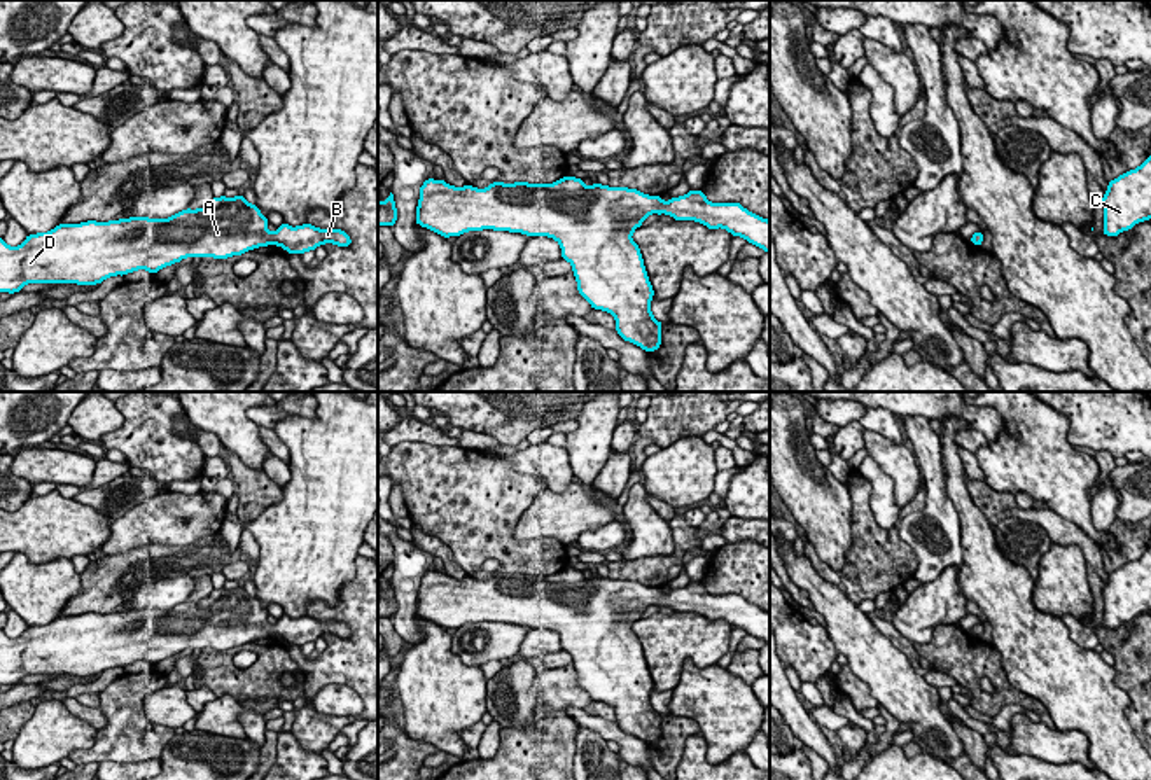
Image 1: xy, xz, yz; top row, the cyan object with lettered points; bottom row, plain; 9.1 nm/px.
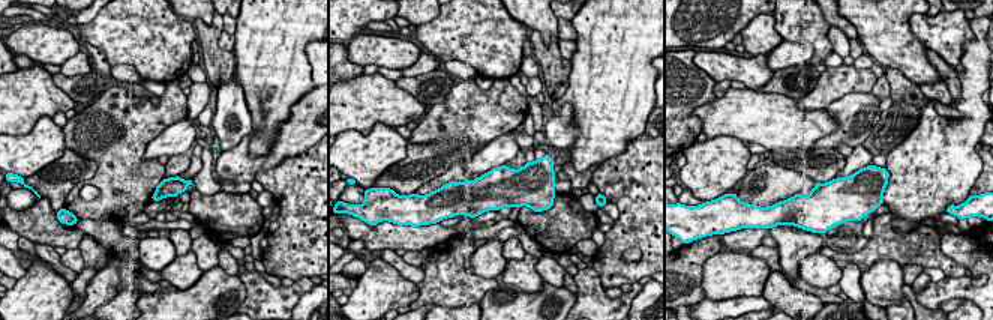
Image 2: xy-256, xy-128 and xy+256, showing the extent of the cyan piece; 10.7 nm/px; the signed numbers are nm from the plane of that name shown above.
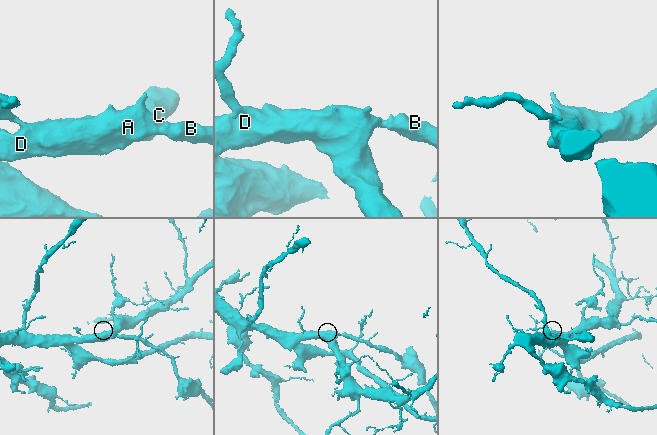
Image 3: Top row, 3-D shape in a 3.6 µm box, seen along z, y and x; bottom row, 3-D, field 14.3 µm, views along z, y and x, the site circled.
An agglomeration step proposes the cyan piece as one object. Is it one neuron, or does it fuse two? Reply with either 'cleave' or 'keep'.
keep

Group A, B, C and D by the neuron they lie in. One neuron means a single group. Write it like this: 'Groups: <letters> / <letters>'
Groups: A B C D

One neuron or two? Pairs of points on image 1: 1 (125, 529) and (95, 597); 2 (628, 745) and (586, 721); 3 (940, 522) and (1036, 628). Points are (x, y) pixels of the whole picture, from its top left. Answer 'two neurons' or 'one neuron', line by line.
1: two neurons
2: one neuron
3: two neurons

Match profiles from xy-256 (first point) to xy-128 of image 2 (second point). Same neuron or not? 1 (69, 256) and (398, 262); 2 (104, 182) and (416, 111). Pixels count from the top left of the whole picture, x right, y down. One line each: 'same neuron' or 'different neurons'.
1: different neurons
2: different neurons

